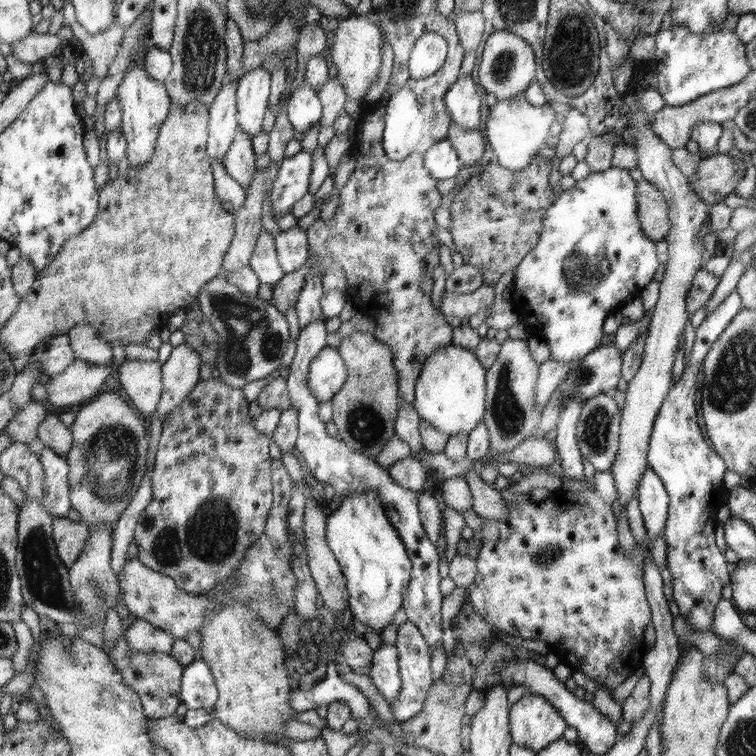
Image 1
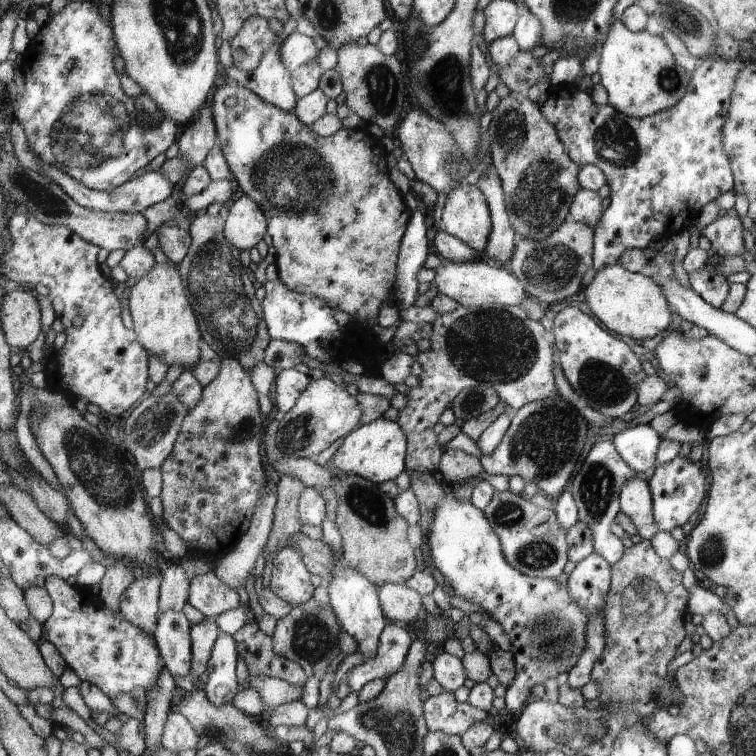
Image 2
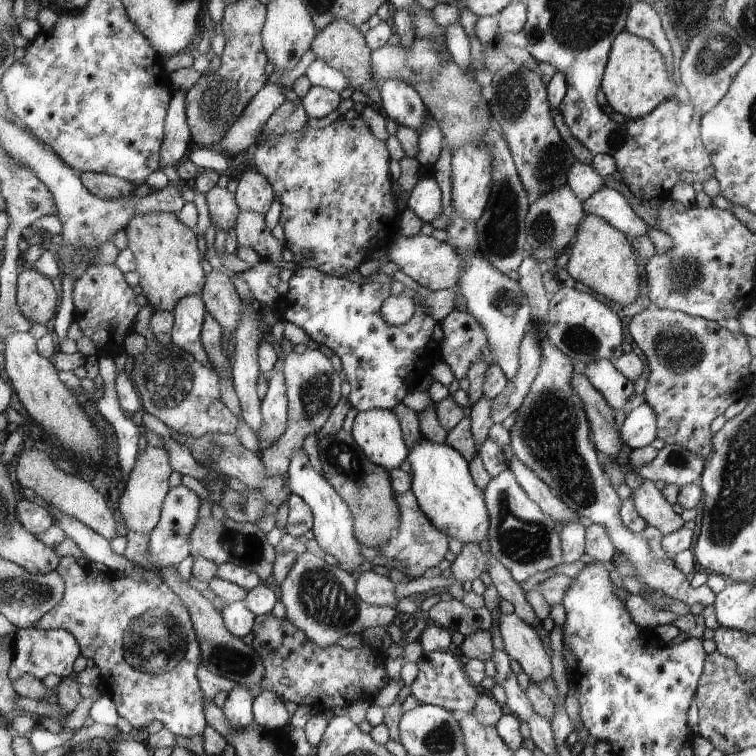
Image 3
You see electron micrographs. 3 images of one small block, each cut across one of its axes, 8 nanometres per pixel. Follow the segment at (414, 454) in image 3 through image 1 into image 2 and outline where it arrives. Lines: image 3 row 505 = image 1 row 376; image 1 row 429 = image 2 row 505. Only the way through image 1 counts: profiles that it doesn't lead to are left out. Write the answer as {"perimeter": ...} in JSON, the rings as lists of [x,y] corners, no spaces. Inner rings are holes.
{"perimeter":[[[445,494],[438,502],[432,518],[432,526],[428,532],[432,562],[440,570],[444,581],[449,582],[454,596],[478,604],[486,610],[486,618],[495,620],[502,626],[502,630],[511,642],[512,658],[516,666],[516,676],[512,684],[506,687],[505,709],[507,712],[522,710],[532,697],[532,688],[543,684],[548,679],[556,678],[562,672],[568,672],[576,666],[582,650],[586,648],[586,633],[588,614],[580,608],[564,582],[544,577],[529,577],[516,570],[503,553],[503,544],[499,535],[488,522],[483,510],[478,510],[469,500],[462,500],[454,494]]]}

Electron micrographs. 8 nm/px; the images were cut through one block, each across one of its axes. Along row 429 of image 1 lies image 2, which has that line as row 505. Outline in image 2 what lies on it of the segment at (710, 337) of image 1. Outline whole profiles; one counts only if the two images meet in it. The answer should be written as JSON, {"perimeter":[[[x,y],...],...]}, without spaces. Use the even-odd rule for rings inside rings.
{"perimeter":[[[678,455],[674,460],[655,467],[648,484],[652,495],[654,522],[660,532],[670,533],[672,528],[686,524],[688,518],[700,508],[706,492],[710,492],[706,472],[702,472],[701,463],[692,461],[690,456]]]}

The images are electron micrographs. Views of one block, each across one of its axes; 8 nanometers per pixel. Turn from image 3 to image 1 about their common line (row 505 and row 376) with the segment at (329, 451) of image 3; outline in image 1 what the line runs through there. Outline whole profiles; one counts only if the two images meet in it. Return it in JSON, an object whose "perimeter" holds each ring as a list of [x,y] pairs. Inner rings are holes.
{"perimeter":[[[352,332],[337,348],[347,363],[348,380],[336,392],[332,401],[332,421],[338,428],[338,438],[350,448],[374,459],[382,452],[386,441],[396,434],[402,395],[399,390],[399,372],[394,370],[394,351],[368,332]]]}

